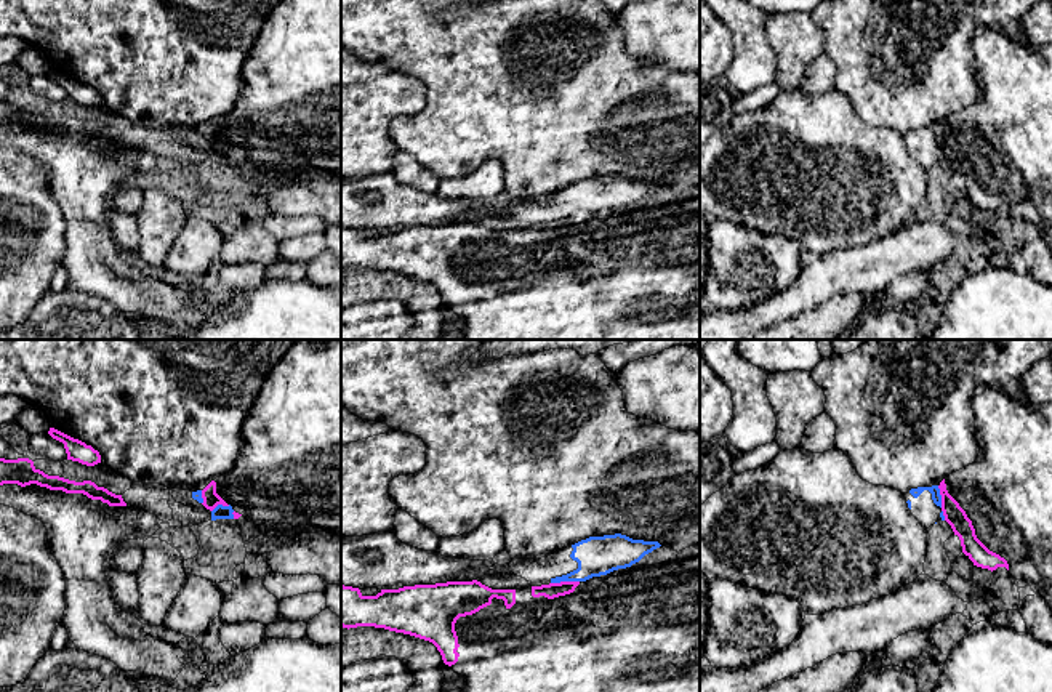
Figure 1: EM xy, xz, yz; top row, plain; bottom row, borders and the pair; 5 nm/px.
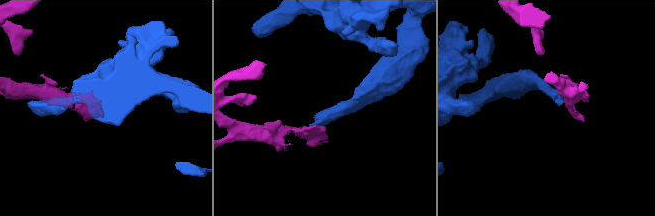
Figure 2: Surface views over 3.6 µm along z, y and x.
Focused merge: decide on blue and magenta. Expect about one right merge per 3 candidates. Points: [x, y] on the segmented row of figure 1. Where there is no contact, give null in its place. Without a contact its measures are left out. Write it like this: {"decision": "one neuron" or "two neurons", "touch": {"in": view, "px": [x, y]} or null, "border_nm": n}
{"decision": "two neurons", "touch": {"in": "xz", "px": [564, 580]}, "border_nm": 140}

